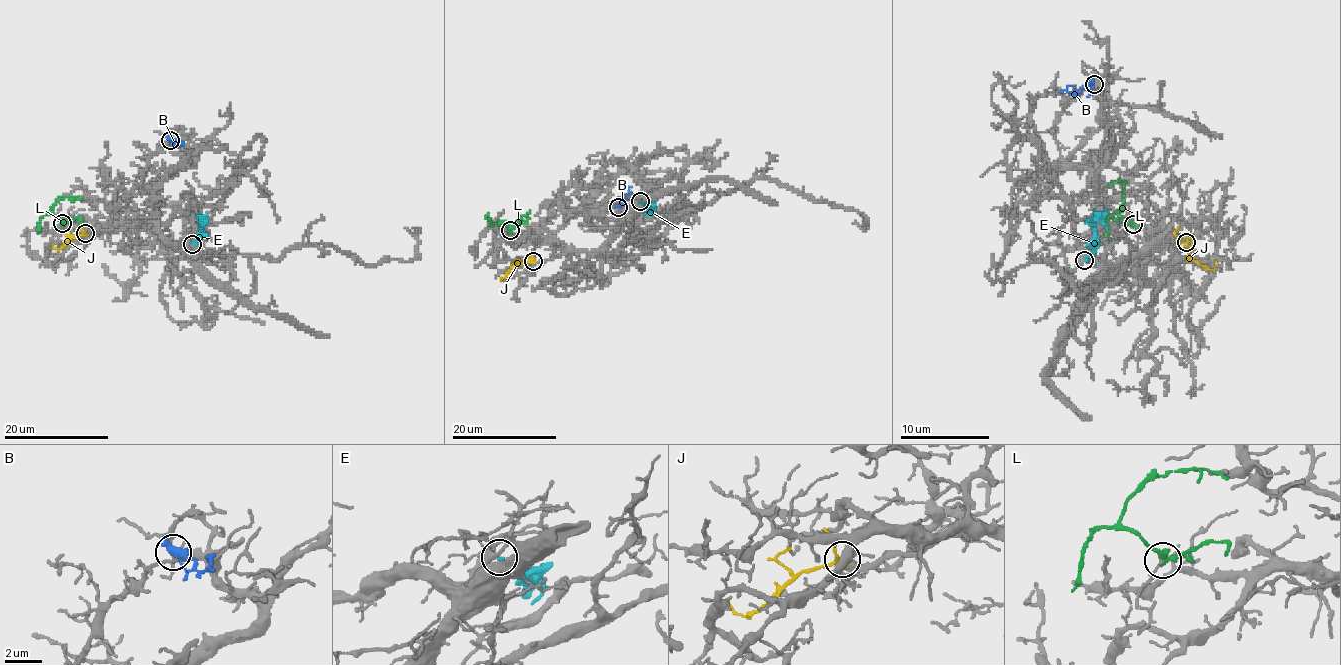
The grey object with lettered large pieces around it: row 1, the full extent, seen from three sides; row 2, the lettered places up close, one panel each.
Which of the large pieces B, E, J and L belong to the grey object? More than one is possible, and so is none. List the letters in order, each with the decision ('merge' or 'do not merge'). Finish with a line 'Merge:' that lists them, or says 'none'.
B: merge
E: do not merge
J: merge
L: do not merge
Merge: B, J

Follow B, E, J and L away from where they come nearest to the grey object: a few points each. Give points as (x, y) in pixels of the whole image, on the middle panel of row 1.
B: (619, 207), (629, 191), (628, 195)
E: (641, 202), (653, 211), (650, 215)
J: (533, 262), (516, 263), (501, 278)
L: (511, 230), (503, 221), (499, 224), (513, 225), (529, 219)

